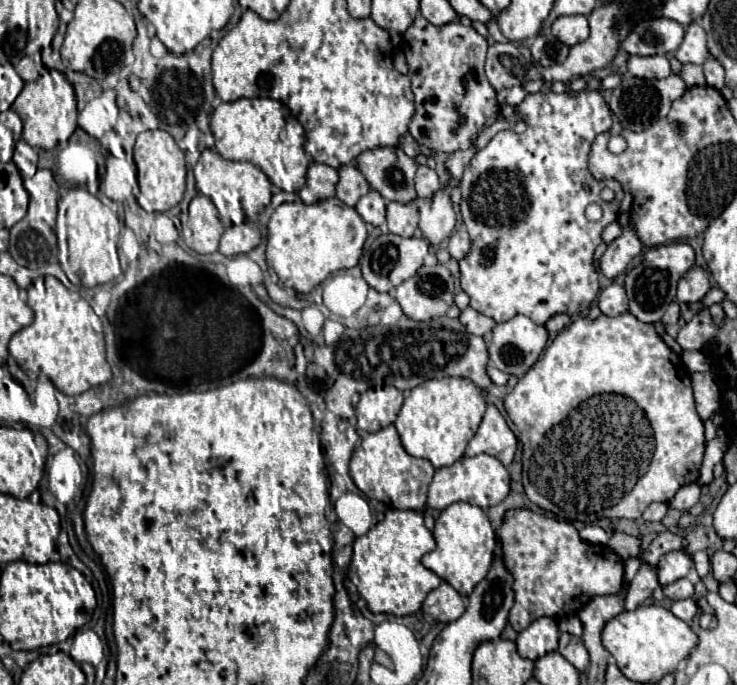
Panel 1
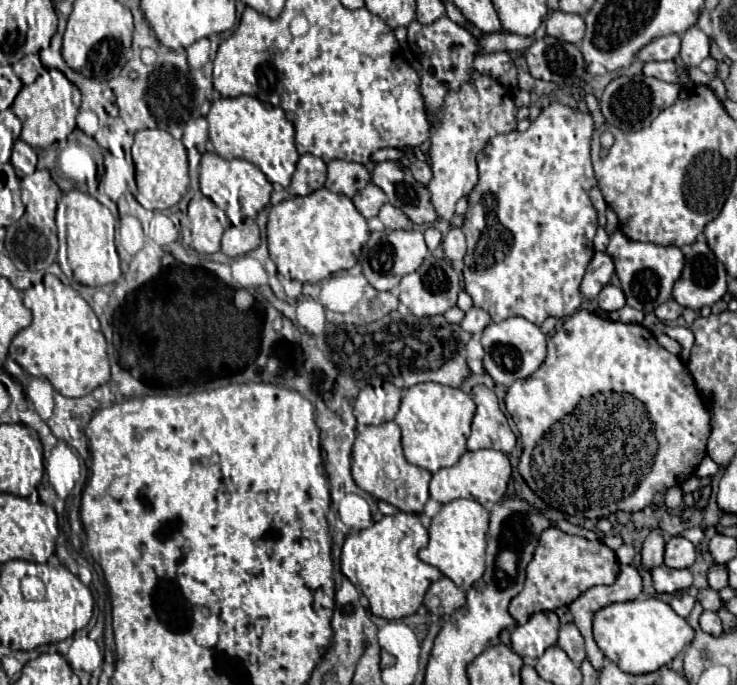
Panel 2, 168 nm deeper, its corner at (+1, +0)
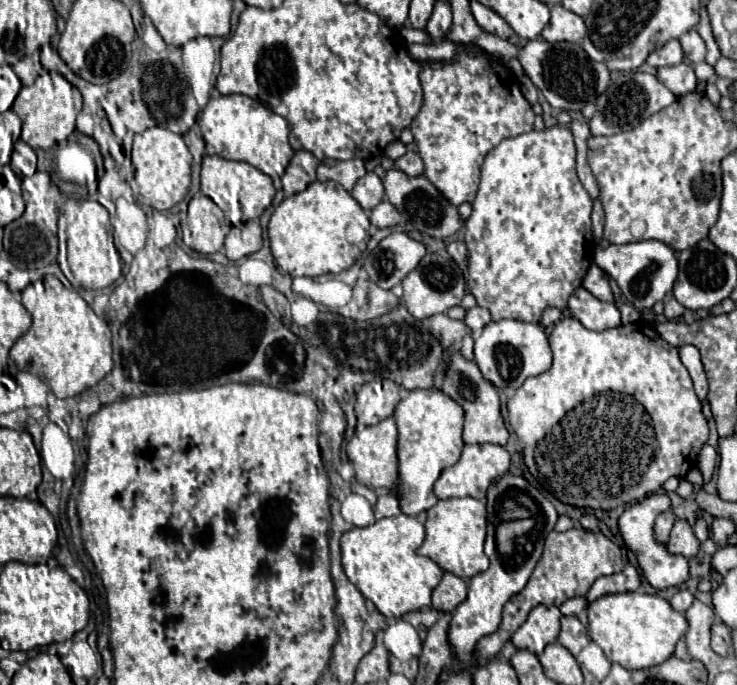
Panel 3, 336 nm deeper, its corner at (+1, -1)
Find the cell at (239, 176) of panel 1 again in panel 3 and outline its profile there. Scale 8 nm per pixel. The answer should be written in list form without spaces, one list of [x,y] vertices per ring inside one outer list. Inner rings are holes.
[[[206,155],[203,158],[200,190],[206,195],[204,199],[212,199],[212,203],[218,207],[216,217],[222,225],[224,240],[232,225],[240,225],[248,219],[258,219],[264,213],[264,209],[270,207],[270,203],[274,199],[274,193],[276,193],[274,185],[272,185],[272,179],[268,175],[264,175],[262,171],[258,171],[256,167],[252,167],[250,163],[228,161],[228,159],[222,159],[218,155]]]

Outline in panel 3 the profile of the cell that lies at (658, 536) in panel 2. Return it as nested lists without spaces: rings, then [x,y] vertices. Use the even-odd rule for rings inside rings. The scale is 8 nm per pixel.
[[[668,509],[668,511],[664,511],[656,519],[656,525],[654,525],[654,537],[656,537],[658,543],[666,543],[668,541],[668,535],[670,535],[672,525],[674,525],[674,513]]]

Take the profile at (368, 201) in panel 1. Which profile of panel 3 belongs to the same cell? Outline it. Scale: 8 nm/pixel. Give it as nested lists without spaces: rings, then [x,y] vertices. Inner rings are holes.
[[[366,173],[364,179],[360,179],[360,183],[356,183],[356,187],[352,189],[350,193],[358,203],[360,207],[370,213],[382,199],[384,199],[384,187],[382,187],[382,181],[376,173]]]

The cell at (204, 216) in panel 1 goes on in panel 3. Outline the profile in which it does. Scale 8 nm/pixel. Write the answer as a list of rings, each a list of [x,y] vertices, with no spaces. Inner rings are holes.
[[[196,195],[188,203],[187,219],[181,222],[182,240],[198,253],[210,255],[222,249],[224,231],[216,217],[216,205],[204,195]]]

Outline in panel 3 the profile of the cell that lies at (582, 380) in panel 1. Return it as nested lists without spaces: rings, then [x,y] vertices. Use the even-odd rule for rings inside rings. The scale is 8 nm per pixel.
[[[564,317],[548,339],[554,353],[552,367],[526,379],[508,399],[508,419],[524,449],[524,463],[546,491],[572,507],[610,511],[624,503],[642,501],[656,493],[668,477],[684,479],[696,467],[698,453],[708,441],[708,421],[700,411],[700,399],[680,363],[678,349],[664,343],[654,327],[638,321],[592,331],[578,319]]]

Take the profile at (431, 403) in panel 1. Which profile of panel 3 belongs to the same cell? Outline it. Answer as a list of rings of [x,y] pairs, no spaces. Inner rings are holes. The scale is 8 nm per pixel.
[[[416,389],[416,391],[410,391],[398,403],[398,407],[394,411],[394,419],[396,419],[396,425],[398,425],[398,473],[400,473],[398,491],[400,491],[400,509],[402,509],[404,515],[416,517],[420,511],[430,509],[438,501],[434,497],[434,493],[432,493],[434,481],[440,477],[440,473],[446,467],[452,467],[460,459],[462,447],[464,447],[464,441],[462,441],[464,409],[440,389]]]

